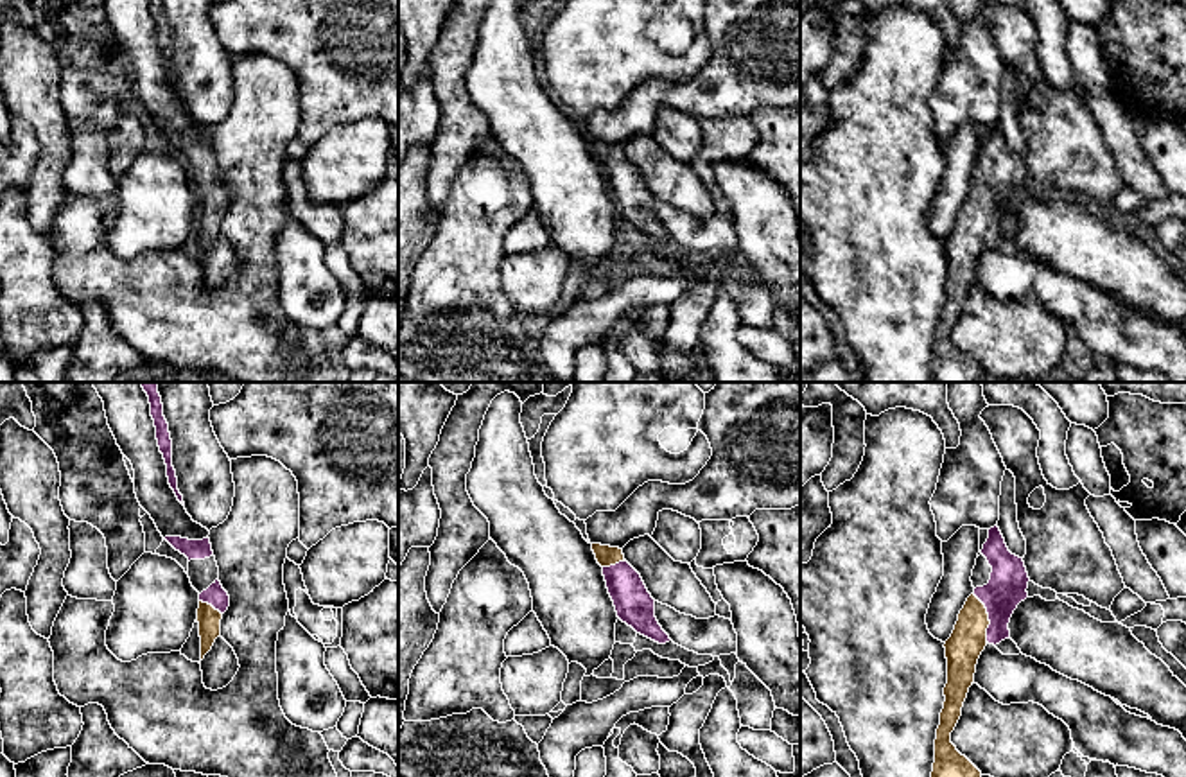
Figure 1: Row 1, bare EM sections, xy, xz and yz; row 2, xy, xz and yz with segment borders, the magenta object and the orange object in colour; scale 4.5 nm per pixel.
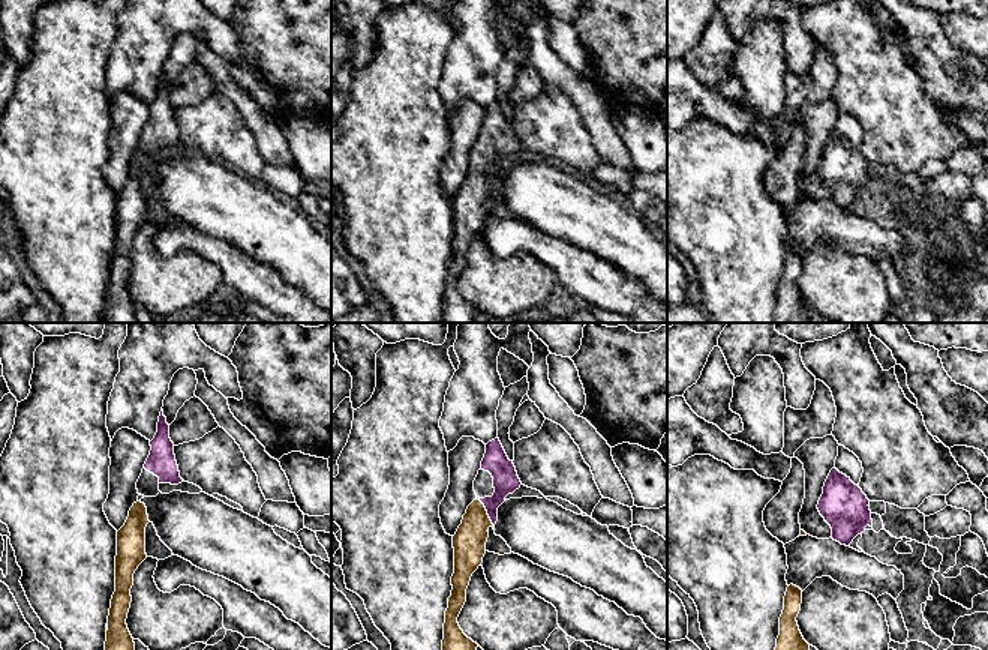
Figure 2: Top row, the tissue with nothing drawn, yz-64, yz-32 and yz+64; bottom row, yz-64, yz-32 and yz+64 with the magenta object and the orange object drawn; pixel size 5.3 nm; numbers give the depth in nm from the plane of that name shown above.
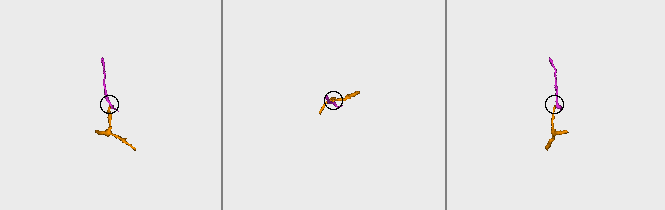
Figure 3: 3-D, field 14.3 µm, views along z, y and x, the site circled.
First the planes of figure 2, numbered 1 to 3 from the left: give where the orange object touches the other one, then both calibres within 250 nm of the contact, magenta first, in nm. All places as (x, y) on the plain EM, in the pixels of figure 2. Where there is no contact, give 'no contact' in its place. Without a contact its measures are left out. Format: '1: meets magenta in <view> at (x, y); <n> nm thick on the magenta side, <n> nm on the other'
1: no contact
2: meets magenta in yz-32 at (488, 176); 140 nm thick on the magenta side, 180 nm on the other
3: no contact

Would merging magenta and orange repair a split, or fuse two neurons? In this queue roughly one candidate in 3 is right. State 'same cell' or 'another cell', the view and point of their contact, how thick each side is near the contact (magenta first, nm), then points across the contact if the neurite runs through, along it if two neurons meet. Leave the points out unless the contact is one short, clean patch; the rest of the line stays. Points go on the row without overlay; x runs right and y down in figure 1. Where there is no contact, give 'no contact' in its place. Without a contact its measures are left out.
same cell | yz (989, 216) | 180/160 nm | across yz (1009, 178), (989, 207), (989, 216), (969, 235)

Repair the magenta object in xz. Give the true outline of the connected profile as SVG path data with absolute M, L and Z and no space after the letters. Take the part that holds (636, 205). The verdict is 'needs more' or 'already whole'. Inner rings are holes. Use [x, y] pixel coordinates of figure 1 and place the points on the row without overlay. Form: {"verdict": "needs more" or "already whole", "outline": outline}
{"verdict": "needs more", "outline": "M592 142L592 149L603 165L617 215L637 231L658 242L669 240L669 233L655 215L655 197L648 190L641 172L624 158L623 147Z"}

